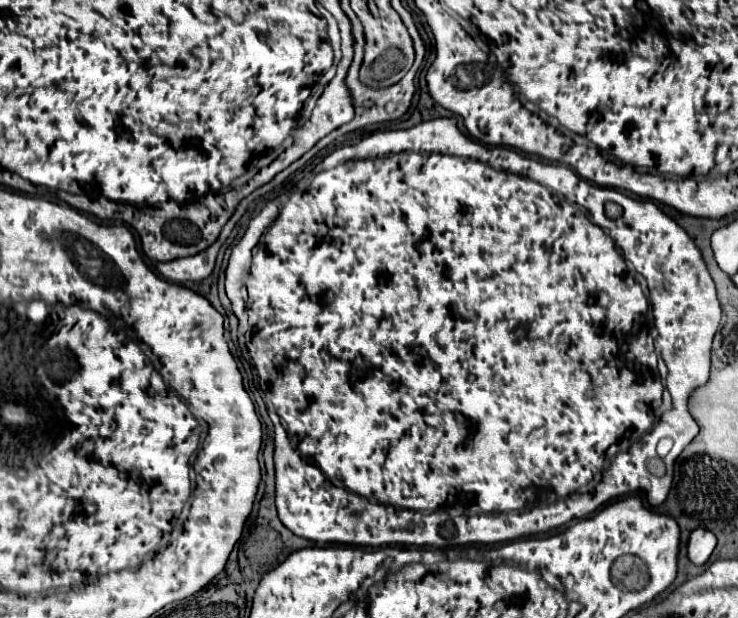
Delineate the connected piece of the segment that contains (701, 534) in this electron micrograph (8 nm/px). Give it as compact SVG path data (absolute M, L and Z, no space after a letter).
M695 529L695 533L689 537L689 545L687 545L689 559L695 565L707 563L715 545L717 545L717 537L709 529Z

